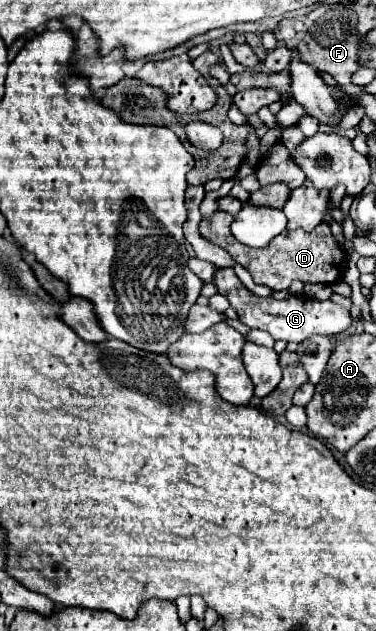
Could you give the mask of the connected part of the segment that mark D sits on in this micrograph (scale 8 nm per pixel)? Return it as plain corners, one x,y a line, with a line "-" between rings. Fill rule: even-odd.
215,212
211,218
201,220
199,230
205,238
223,246
235,258
235,262
245,266
257,284
267,284
273,290
283,290
283,288
289,288
293,280
331,284
331,282
337,282
343,278
343,272
347,268
347,254
337,246
335,238
331,234
331,228
327,224
321,222
311,232
283,230
283,234
279,234
267,248
255,250
255,248
243,246
239,240
235,240
235,236
229,230
231,218
233,218
231,214

